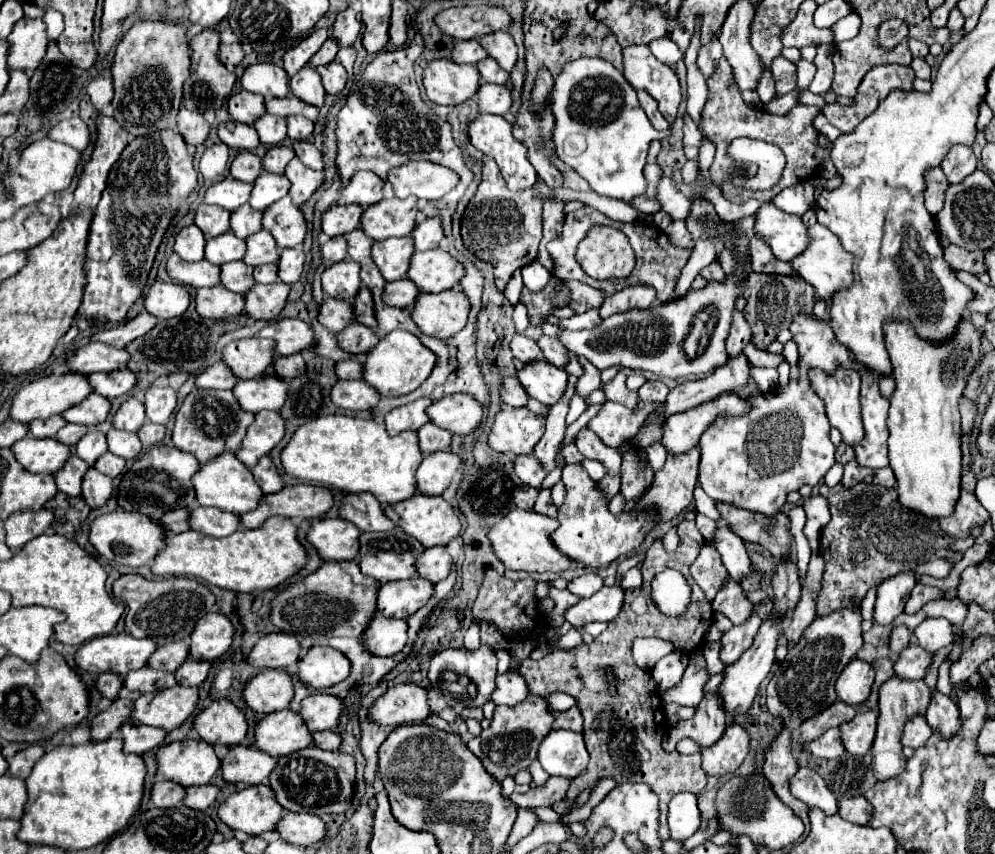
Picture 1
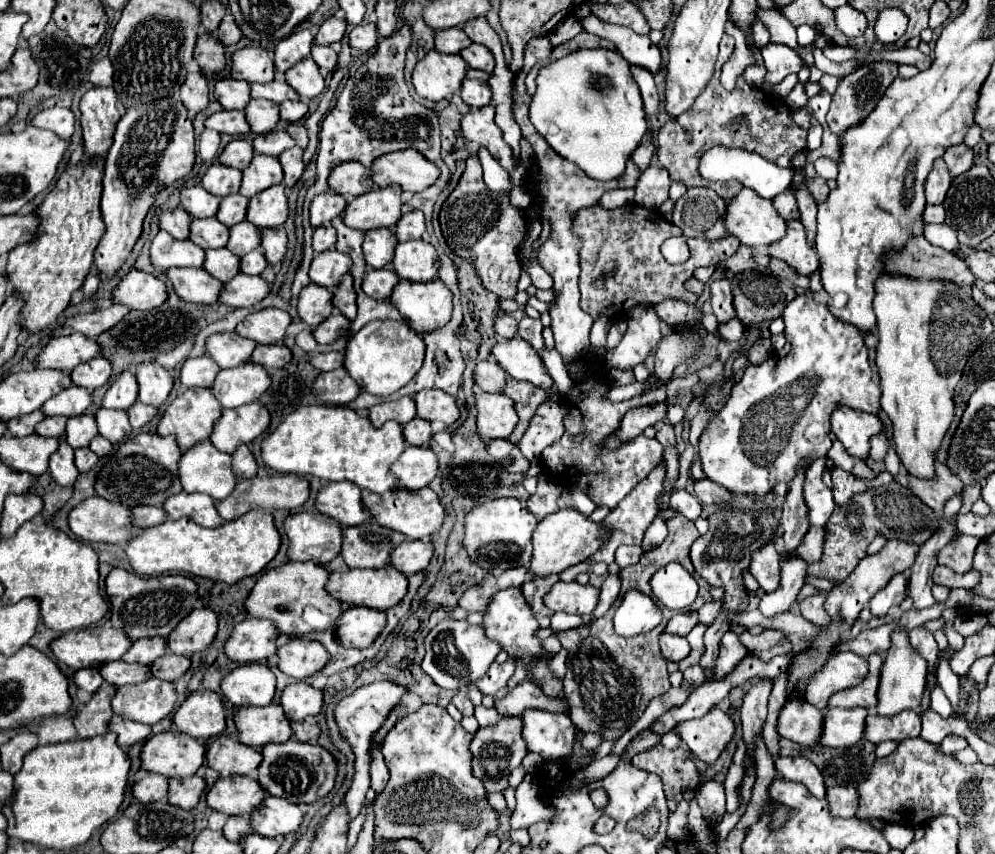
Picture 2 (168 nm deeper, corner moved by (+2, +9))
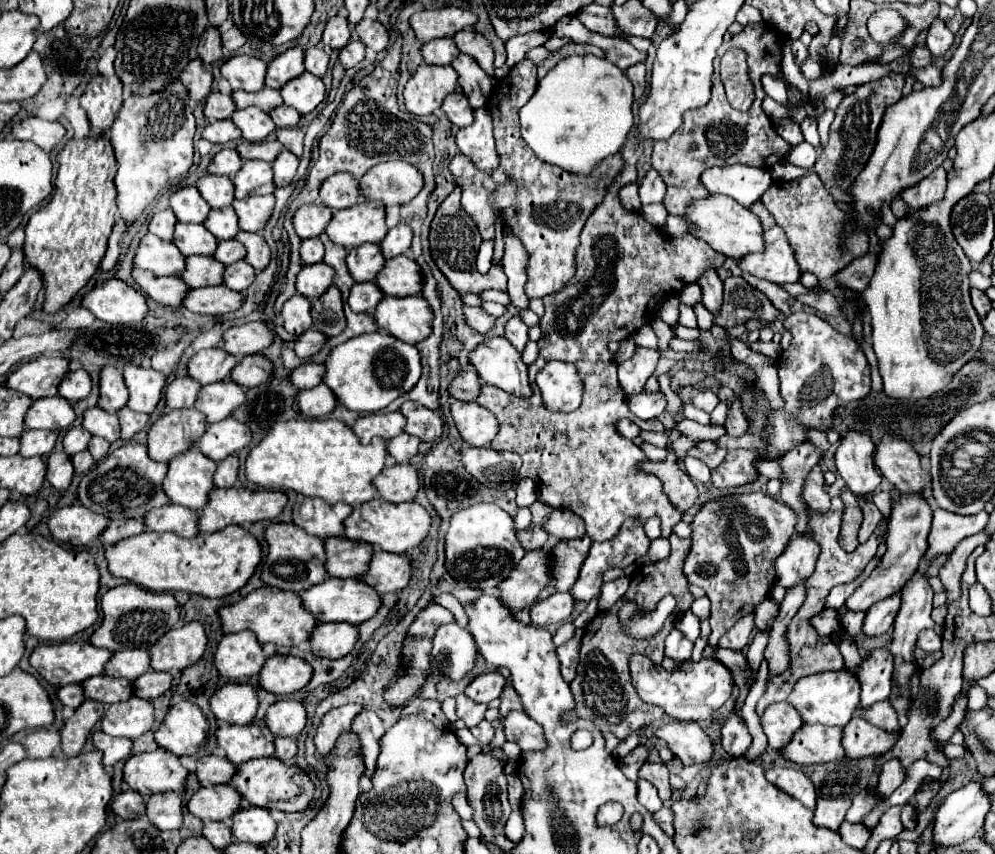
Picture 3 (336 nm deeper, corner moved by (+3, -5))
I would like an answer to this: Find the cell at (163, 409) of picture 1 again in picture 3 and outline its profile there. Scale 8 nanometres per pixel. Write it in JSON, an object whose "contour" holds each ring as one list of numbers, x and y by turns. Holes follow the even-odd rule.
{"contour":[[127,365,123,369,123,377,129,389,127,407,139,413,153,413,161,401,167,377,155,369,143,369,135,365]]}

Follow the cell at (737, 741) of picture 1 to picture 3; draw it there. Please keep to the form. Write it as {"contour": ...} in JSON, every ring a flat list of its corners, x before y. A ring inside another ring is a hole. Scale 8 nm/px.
{"contour":[[665,721,657,731,683,765,705,765,713,757,713,741,699,723,693,721]]}

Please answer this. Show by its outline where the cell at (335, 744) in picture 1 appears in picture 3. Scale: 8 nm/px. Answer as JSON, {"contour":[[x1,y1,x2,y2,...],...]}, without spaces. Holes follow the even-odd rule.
{"contour":[[285,737,275,739,275,757,277,759,291,763,295,755,297,755,297,739,285,739]]}

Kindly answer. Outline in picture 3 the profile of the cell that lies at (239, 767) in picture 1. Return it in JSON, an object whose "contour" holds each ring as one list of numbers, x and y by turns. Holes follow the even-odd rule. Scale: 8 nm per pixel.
{"contour":[[219,755,201,757,197,761,197,771,195,771,201,785,227,785,235,773,237,773,237,767,233,767,229,759]]}

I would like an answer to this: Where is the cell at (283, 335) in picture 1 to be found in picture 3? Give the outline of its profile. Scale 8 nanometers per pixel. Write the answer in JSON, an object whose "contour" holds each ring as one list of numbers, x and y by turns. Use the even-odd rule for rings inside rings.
{"contour":[[249,321,227,329,223,341,223,349,241,359,245,355,255,355,267,349,273,343,273,333,269,331,265,321]]}

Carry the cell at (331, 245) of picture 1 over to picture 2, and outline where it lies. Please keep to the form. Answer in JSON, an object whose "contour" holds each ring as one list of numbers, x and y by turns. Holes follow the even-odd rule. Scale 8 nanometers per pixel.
{"contour":[[322,225,314,229,314,237,312,237,314,253,328,251,330,247,334,247,334,243,336,243,336,229,332,225]]}

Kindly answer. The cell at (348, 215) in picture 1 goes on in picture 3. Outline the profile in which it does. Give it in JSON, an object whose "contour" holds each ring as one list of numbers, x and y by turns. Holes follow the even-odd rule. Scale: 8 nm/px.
{"contour":[[311,203,301,207,293,215,293,225,301,239,319,237,325,231,331,217,333,217,333,211,329,207,325,207,323,203]]}

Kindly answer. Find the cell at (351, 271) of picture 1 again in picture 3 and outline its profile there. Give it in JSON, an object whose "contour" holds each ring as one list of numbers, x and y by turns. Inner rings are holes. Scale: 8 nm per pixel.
{"contour":[[327,263,305,265,297,275,297,291,309,301,319,299,333,285,335,269]]}

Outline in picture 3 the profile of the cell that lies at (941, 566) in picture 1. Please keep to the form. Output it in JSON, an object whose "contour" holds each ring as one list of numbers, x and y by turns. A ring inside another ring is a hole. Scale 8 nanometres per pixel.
{"contour":[[901,495,899,505,893,507,893,513,889,519,889,533,885,541,887,551,881,557,879,565,873,569,873,573,845,601,845,607,849,611,867,611,877,601,887,599,905,587,905,583,917,573,919,561,923,559,927,551,927,535,931,527,931,517,933,517,931,507,923,495]]}

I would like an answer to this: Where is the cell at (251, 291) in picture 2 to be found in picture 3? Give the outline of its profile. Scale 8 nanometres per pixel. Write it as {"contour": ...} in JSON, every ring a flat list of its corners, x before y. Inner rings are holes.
{"contour":[[217,285,191,289,187,299,183,301,183,307,201,315,223,315,237,311,243,305,243,301,245,301,243,293,233,291,225,285]]}

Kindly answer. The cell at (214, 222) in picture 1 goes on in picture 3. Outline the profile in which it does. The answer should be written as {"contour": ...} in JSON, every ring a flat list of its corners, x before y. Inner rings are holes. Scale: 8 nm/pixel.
{"contour":[[195,185,175,191,171,195,171,209,181,223,203,223,211,211]]}

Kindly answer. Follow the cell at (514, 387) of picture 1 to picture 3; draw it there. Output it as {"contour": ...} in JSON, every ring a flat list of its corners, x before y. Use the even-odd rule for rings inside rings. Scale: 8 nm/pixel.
{"contour":[[473,367,465,369,449,387,449,393,459,401,475,401,475,397,481,393,479,375]]}

